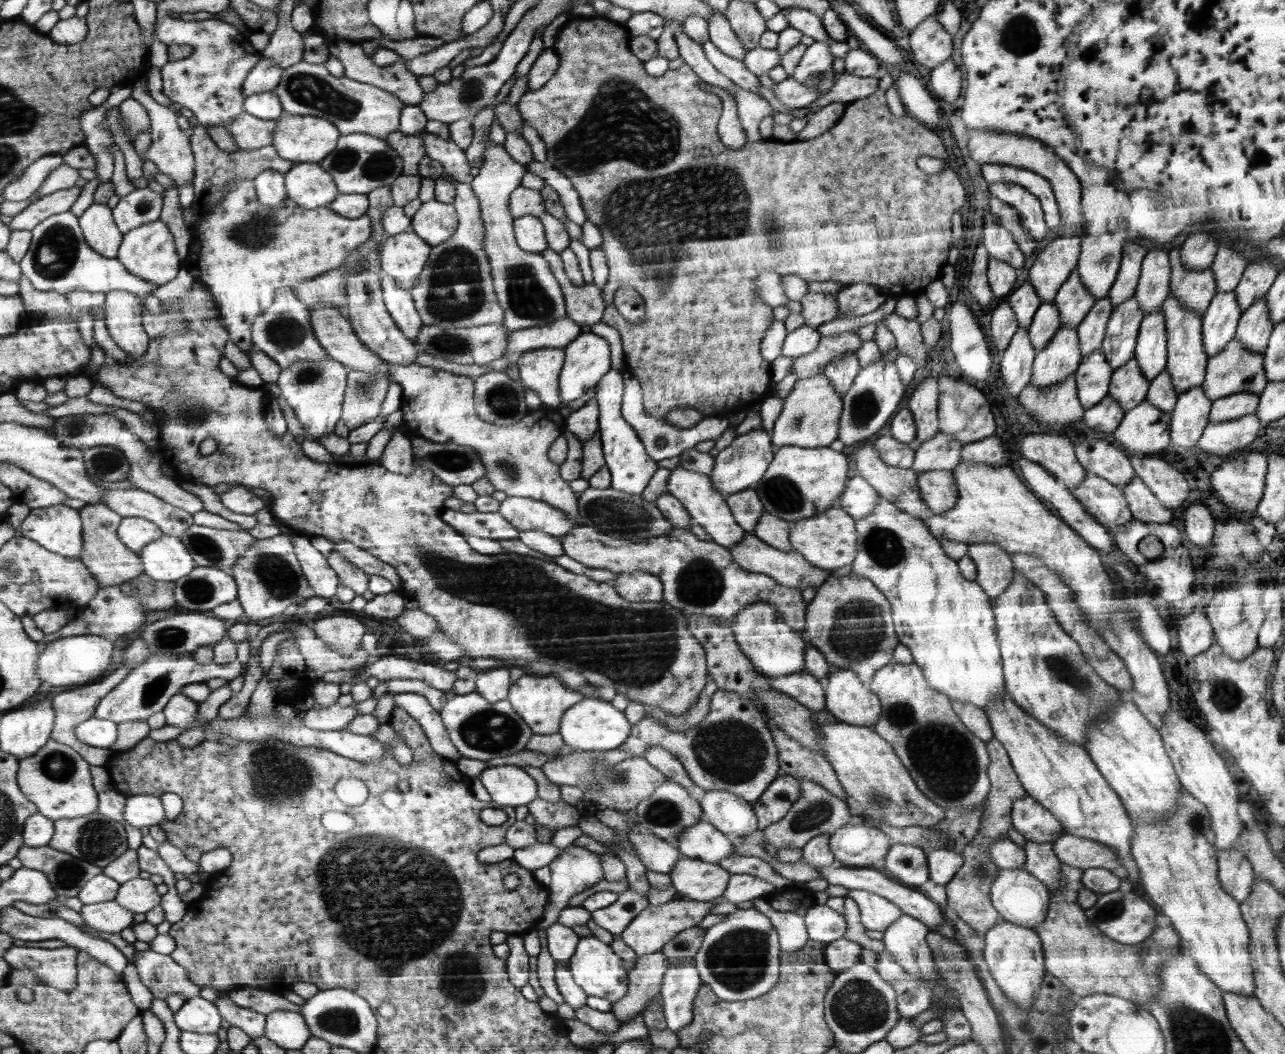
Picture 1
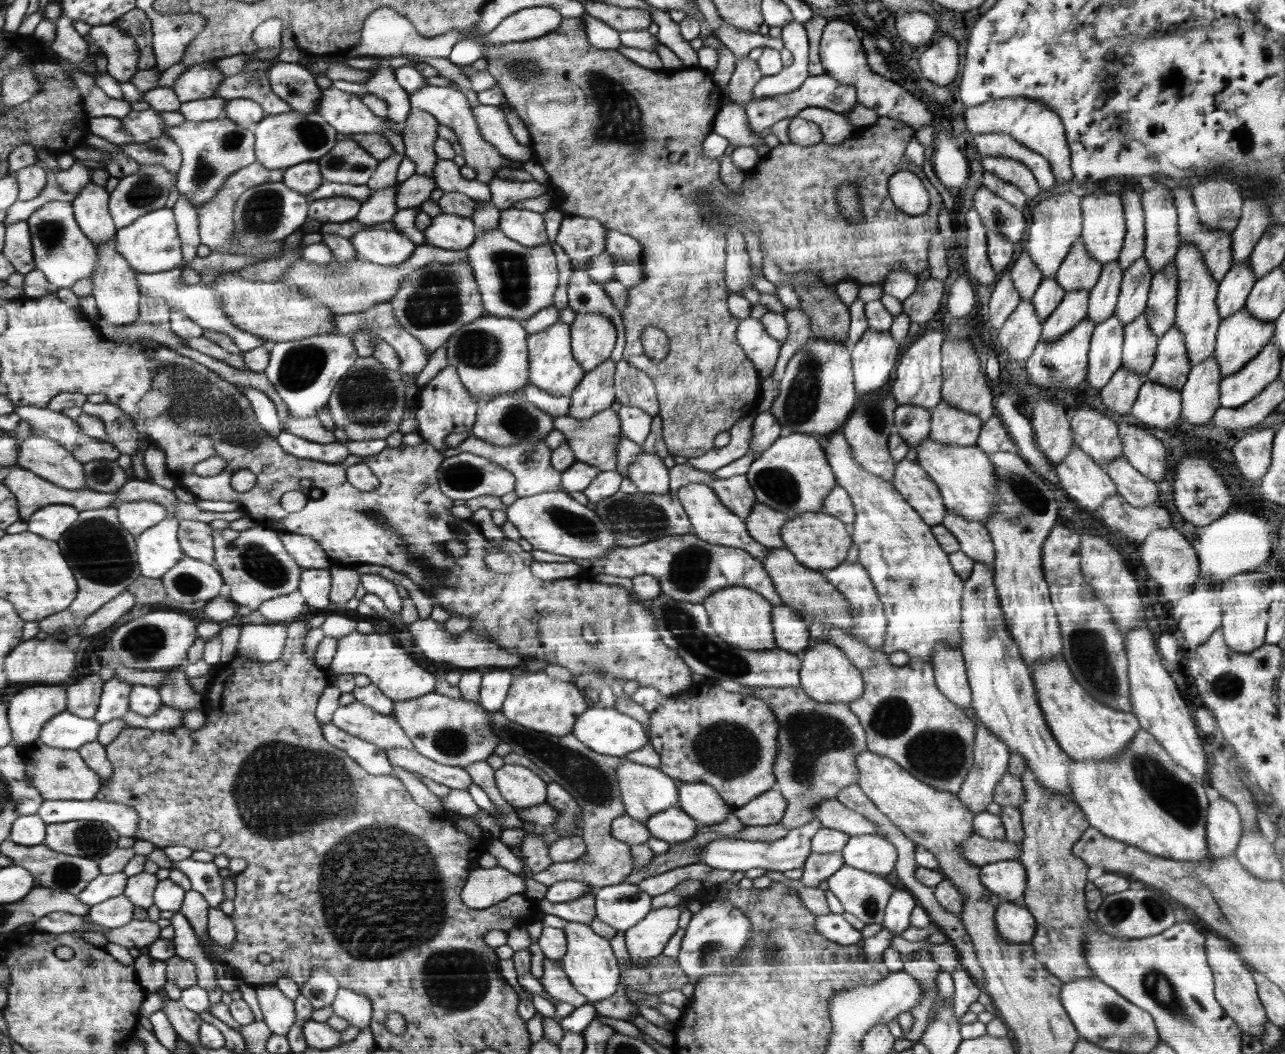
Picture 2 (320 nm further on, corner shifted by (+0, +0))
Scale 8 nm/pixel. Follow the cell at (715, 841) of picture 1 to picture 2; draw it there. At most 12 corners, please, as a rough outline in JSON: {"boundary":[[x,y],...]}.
{"boundary":[[679,807],[652,815],[653,839],[680,844],[698,835],[700,824]]}

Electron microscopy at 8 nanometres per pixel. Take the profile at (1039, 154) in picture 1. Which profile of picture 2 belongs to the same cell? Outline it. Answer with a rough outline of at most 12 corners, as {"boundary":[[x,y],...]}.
{"boundary":[[1034,99],[967,107],[973,134],[1006,133],[1073,178],[1060,116]]}

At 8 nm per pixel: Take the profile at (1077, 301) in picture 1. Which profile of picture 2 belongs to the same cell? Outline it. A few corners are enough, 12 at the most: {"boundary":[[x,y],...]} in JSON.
{"boundary":[[1076,239],[1055,279],[1066,293],[1089,292],[1102,264]]}

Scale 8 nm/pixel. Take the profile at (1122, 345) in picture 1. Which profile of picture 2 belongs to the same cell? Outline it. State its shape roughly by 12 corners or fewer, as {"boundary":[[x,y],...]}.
{"boundary":[[1142,257],[1123,272],[1115,314],[1123,326],[1146,308],[1153,272]]}

